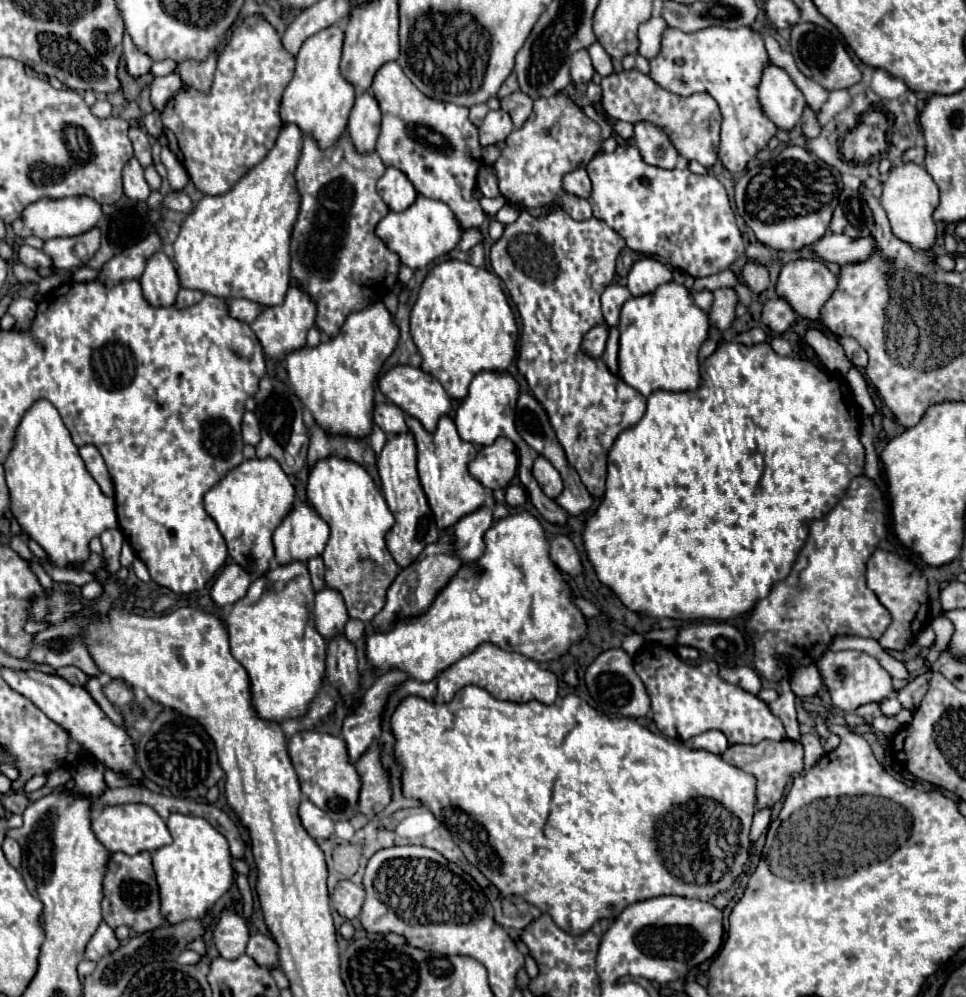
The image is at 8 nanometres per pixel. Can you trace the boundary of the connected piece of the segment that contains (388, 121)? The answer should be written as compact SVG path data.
M395 60L377 70L371 92L383 114L381 134L375 148L383 164L405 172L419 194L449 204L457 220L463 224L463 230L479 226L485 212L479 206L479 200L473 198L473 190L483 160L477 128L469 120L469 108L425 96Z

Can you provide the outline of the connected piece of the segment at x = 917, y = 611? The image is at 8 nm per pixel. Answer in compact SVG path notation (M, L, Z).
M875 550L867 560L867 586L877 594L879 602L891 612L893 622L887 632L881 636L879 644L885 650L905 650L915 636L925 628L927 614L929 614L929 600L927 600L927 580L921 576L915 564L909 564L899 556Z

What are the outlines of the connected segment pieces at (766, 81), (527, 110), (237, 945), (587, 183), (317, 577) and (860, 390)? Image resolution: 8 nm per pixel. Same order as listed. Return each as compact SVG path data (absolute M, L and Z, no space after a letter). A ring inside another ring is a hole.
M773 62L763 68L759 102L763 106L763 112L777 124L777 128L785 130L791 130L799 122L801 112L807 104L803 100L803 92L799 92L791 76Z
M513 92L511 96L501 98L501 108L511 116L515 128L521 128L523 120L527 120L527 116L531 114L533 100L523 92Z
M233 908L221 910L213 930L213 940L223 958L235 960L235 956L241 956L245 952L249 940L247 922Z
M583 166L567 172L563 176L563 190L567 194L573 194L573 196L581 196L581 198L589 198L591 196L591 180L589 180L589 174Z
M315 556L307 562L307 568L311 572L311 582L313 582L313 588L315 590L321 590L325 586L325 580L323 580L323 558L321 556Z
M855 366L847 372L845 380L847 380L847 384L849 384L849 390L851 390L851 394L853 394L855 402L857 402L857 406L859 406L861 414L863 414L863 416L873 416L873 414L877 412L877 408L875 408L875 404L873 404L869 392L867 392L867 384L865 384L863 376L859 374L859 370L857 370Z

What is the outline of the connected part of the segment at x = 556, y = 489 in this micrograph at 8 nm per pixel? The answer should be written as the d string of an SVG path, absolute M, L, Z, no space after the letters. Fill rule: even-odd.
M539 456L539 458L533 462L531 474L535 476L535 480L539 482L541 490L543 490L549 498L557 498L559 492L563 490L563 482L561 482L559 472L557 472L557 470L551 466L551 462L545 460L543 456Z

